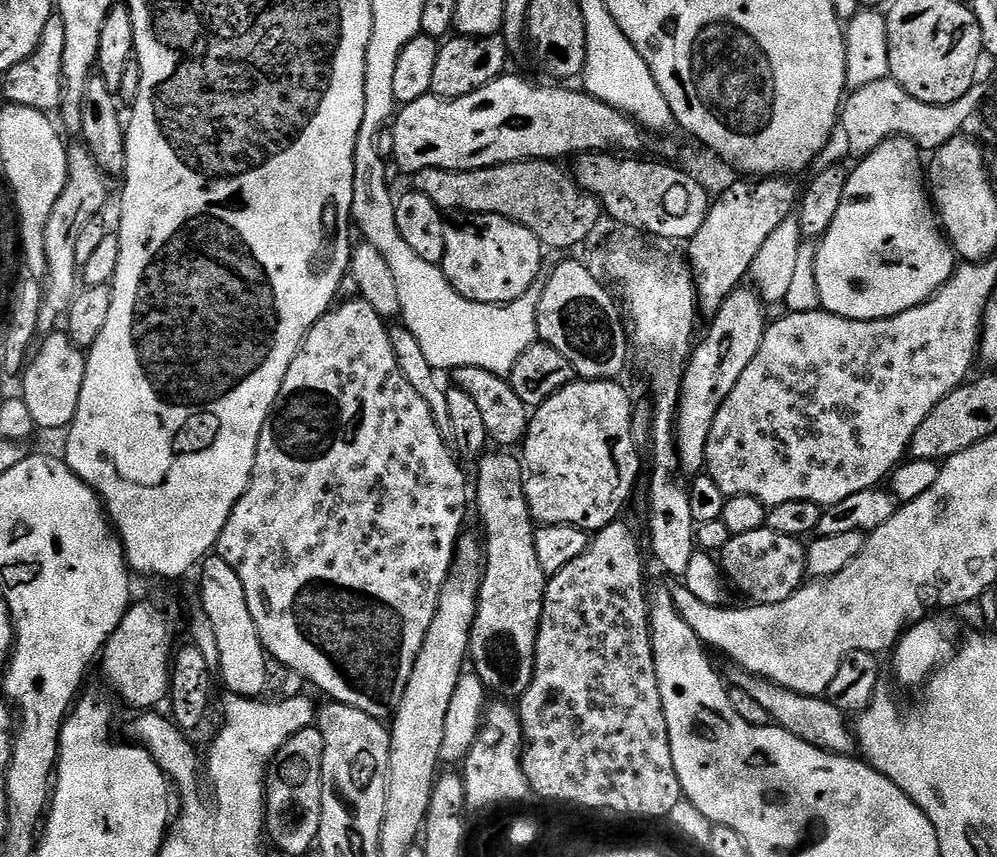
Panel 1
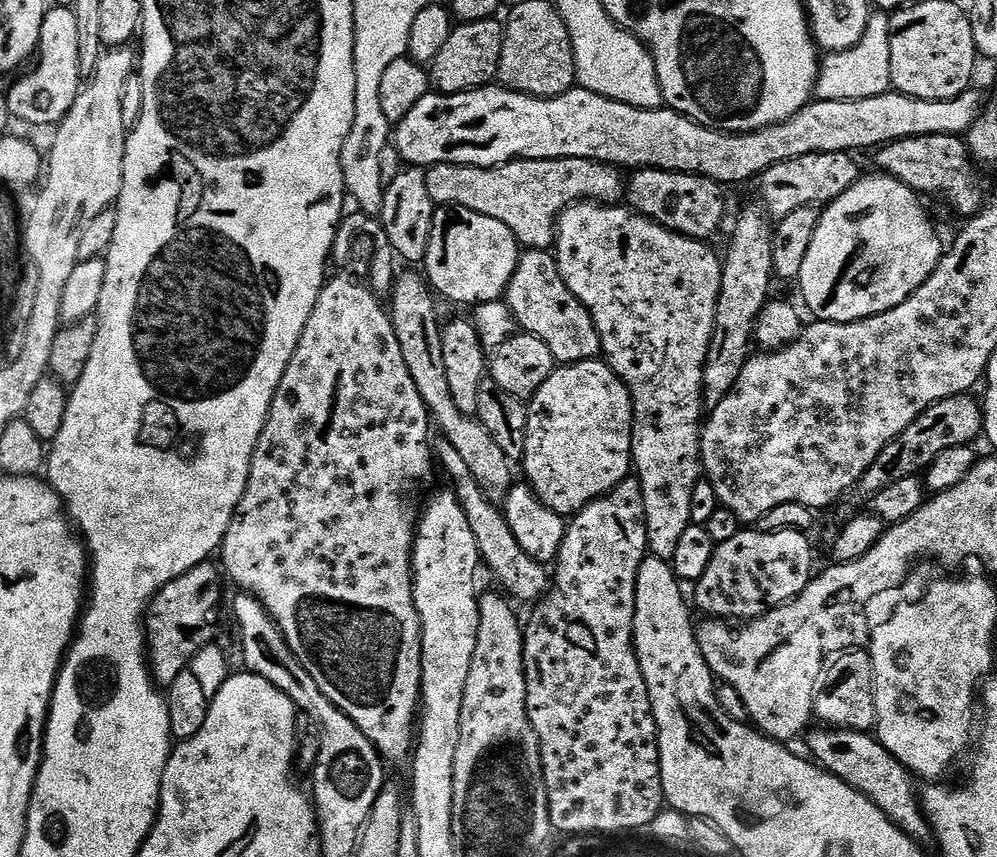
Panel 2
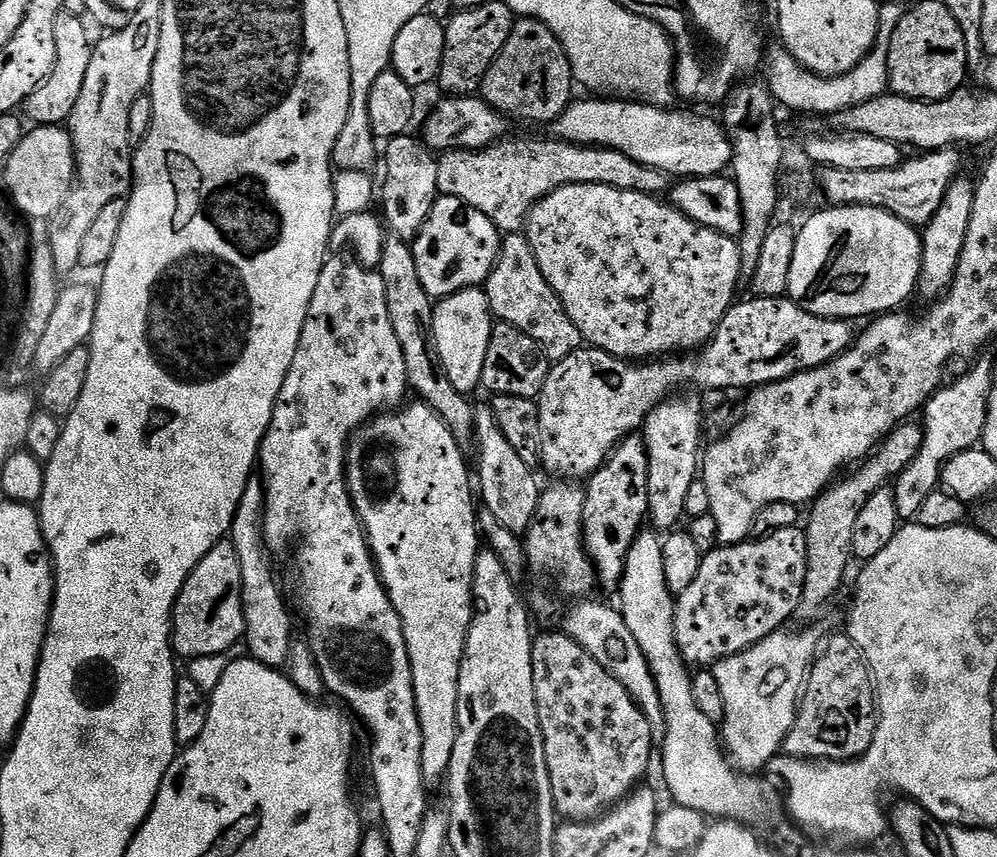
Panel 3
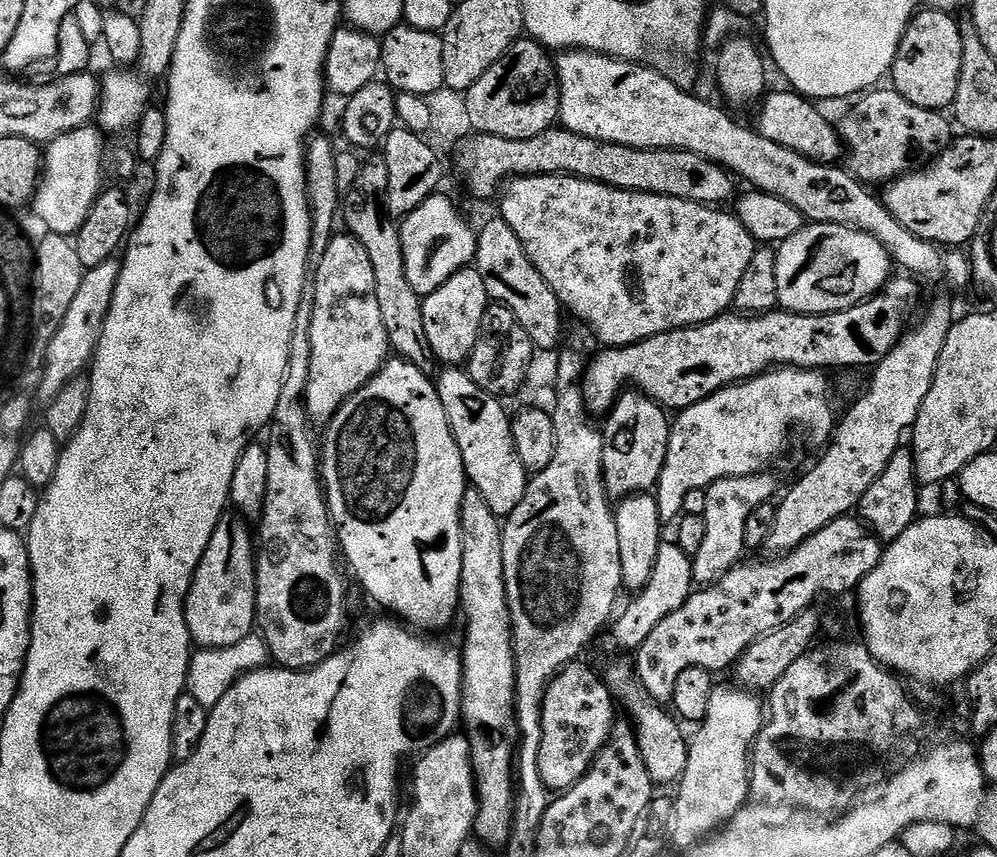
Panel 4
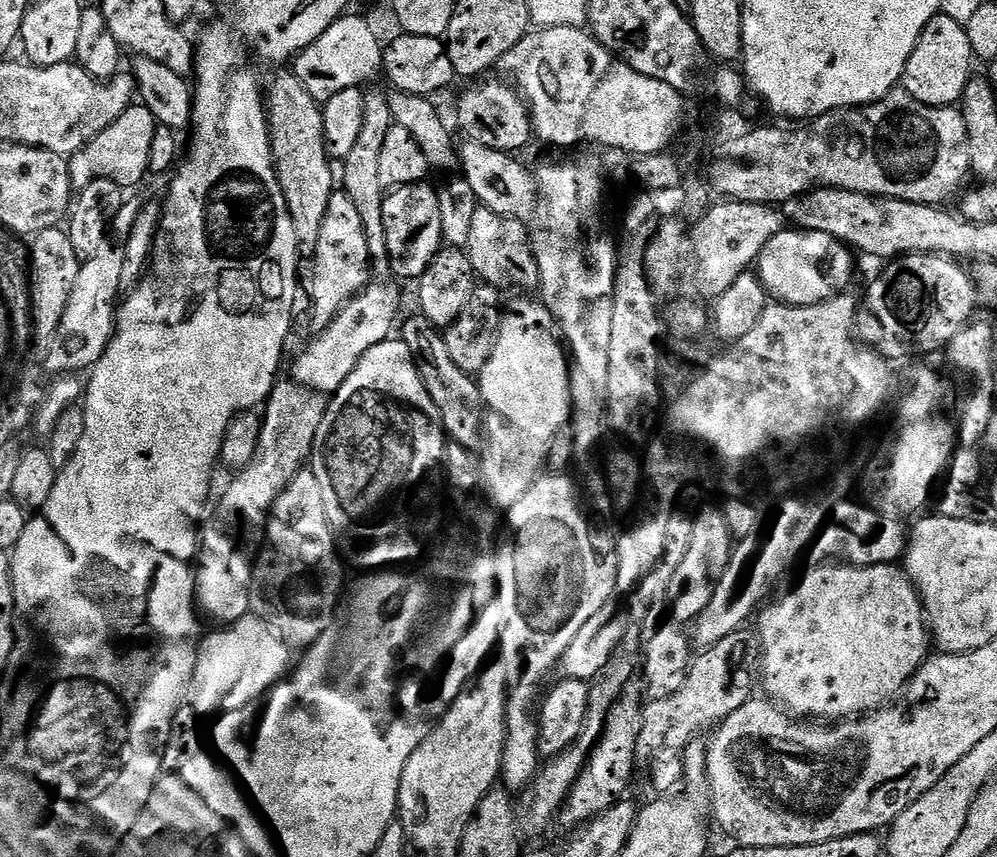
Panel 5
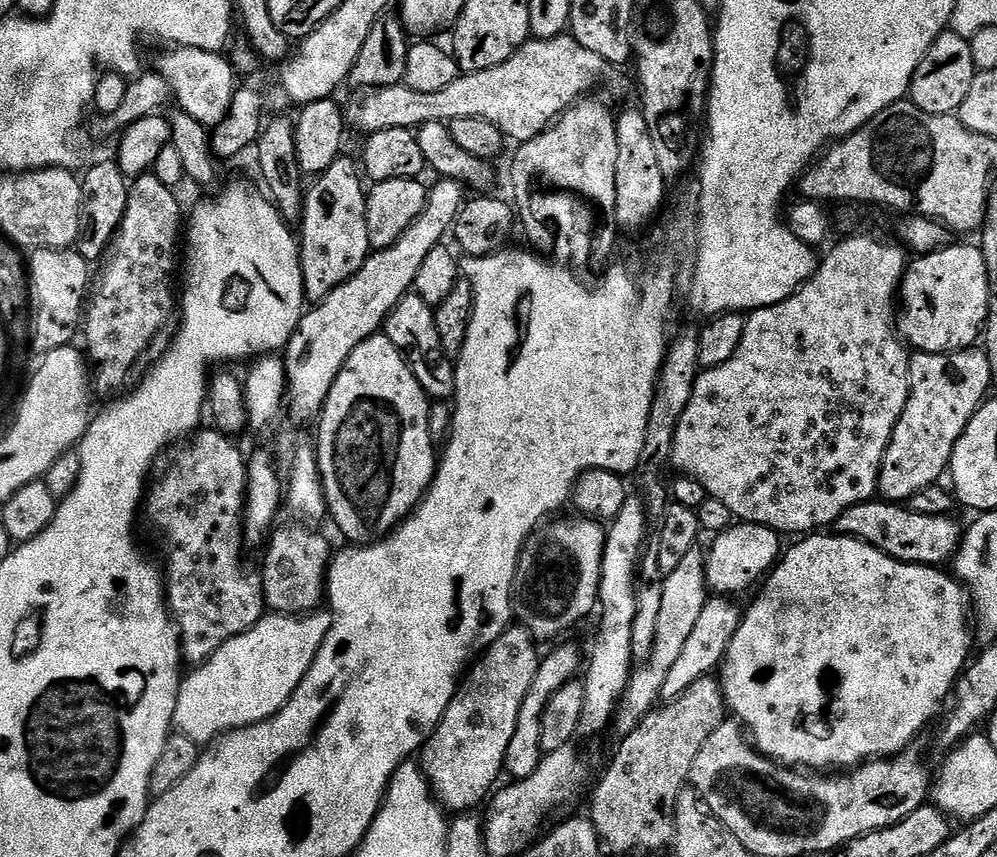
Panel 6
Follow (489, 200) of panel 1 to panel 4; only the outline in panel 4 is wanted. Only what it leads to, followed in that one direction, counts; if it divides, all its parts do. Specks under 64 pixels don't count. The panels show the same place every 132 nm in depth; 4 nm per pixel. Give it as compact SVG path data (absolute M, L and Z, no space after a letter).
M554 126L538 134L538 138L525 140L498 138L494 134L472 132L471 135L456 142L450 153L457 174L464 179L465 186L480 200L488 200L492 195L495 197L505 182L517 176L557 174L597 180L600 184L621 188L627 192L649 192L709 206L727 205L724 203L728 199L731 201L737 195L737 181L728 169L693 152L683 152L681 148L618 146L568 132L562 126Z

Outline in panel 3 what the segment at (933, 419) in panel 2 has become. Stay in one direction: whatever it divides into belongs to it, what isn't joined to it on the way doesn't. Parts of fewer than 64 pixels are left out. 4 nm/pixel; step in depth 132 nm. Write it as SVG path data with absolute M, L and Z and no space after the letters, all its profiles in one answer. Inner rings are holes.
M901 422L884 437L882 443L871 456L867 457L846 480L839 479L811 501L806 512L806 582L802 586L802 598L796 607L795 619L804 626L812 626L816 619L828 608L828 603L840 592L848 563L853 563L852 543L854 525L862 506L878 494L878 490L889 487L890 482L906 470L920 453L924 441L924 430L919 423ZM861 467L861 468L860 468ZM860 468L860 469L859 469ZM812 508L812 509L811 509ZM808 520L808 524L807 524Z

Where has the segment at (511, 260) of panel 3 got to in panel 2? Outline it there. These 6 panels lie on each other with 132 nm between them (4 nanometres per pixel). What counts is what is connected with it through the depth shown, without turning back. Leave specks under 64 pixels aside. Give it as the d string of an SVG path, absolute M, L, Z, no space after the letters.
M528 250L521 255L514 278L508 283L506 303L519 331L542 338L542 342L550 346L550 354L554 354L561 365L586 362L601 355L600 335L594 326L594 318L590 310L570 294L570 286L566 286L551 251Z

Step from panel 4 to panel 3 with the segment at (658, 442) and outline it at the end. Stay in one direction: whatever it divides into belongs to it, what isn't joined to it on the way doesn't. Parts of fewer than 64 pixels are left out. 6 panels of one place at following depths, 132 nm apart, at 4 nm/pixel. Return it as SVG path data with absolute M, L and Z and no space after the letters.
M640 434L627 436L616 448L608 453L608 459L587 481L584 488L584 548L592 560L596 570L599 587L619 589L626 570L626 554L630 554L630 546L634 546L636 536L642 530L640 523L648 520L648 491L650 490L650 466L648 450L644 445L644 437Z

